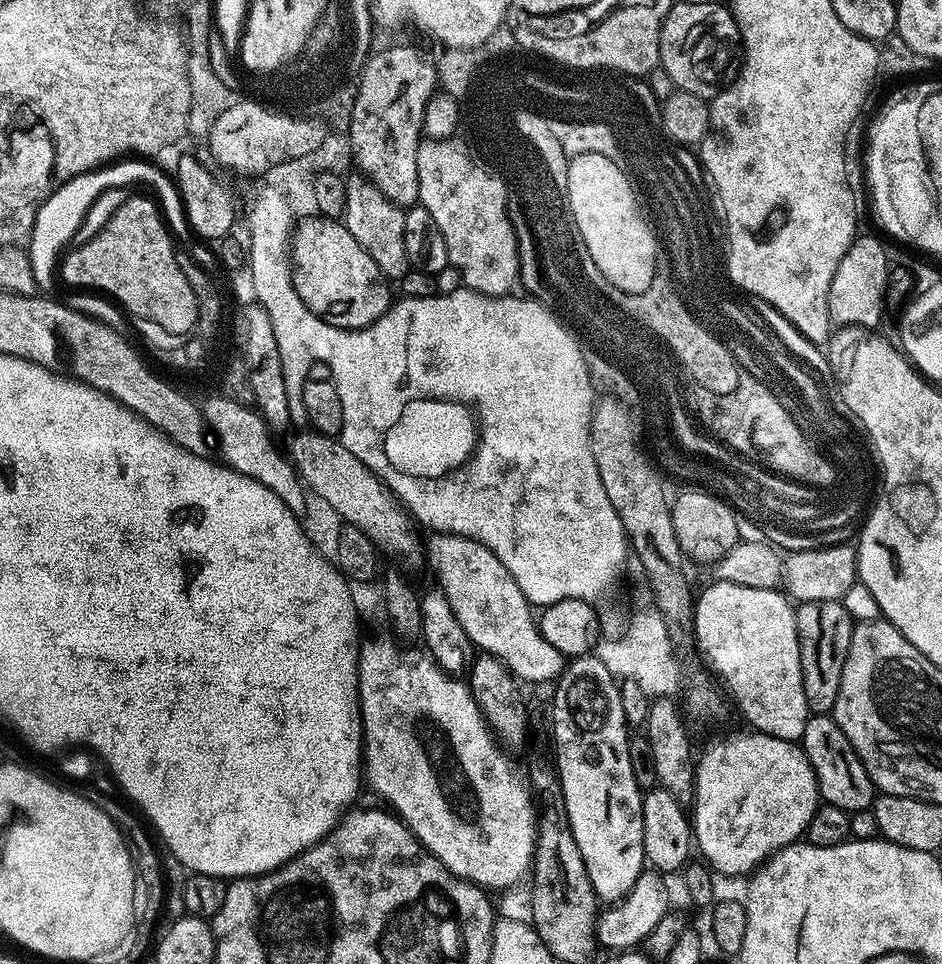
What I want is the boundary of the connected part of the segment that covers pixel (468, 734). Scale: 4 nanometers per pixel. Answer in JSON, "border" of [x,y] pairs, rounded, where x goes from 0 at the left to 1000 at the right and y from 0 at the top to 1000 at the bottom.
{"border":[[[395,668],[383,671],[382,674],[382,748],[386,754],[386,781],[389,807],[395,811],[395,817],[409,830],[411,837],[424,846],[432,859],[444,868],[450,881],[461,886],[484,909],[497,913],[500,917],[507,917],[515,923],[534,923],[542,921],[552,908],[564,901],[569,887],[569,843],[567,830],[562,818],[548,807],[542,797],[537,793],[532,775],[524,769],[524,765],[514,749],[514,742],[501,722],[501,716],[496,709],[476,700],[466,689],[458,684],[449,683],[443,689],[432,689],[425,682],[425,676],[416,668]]]}

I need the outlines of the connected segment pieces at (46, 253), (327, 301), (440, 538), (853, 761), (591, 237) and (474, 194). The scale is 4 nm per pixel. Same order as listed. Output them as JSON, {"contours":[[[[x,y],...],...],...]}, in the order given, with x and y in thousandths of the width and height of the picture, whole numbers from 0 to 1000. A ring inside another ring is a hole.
{"contours":[[[[132,164],[126,168],[120,168],[114,172],[105,173],[101,177],[83,180],[77,187],[71,187],[62,197],[45,210],[40,222],[36,226],[34,241],[28,250],[32,276],[36,276],[36,293],[39,300],[47,301],[58,291],[62,286],[62,271],[69,260],[68,255],[77,250],[83,230],[88,229],[101,207],[115,195],[133,195],[138,191],[154,191],[161,195],[160,202],[168,209],[172,223],[177,232],[184,239],[187,247],[201,244],[200,226],[195,223],[195,211],[191,204],[191,198],[187,196],[184,184],[178,183],[165,169],[153,164]]],[[[325,224],[308,245],[310,296],[321,313],[335,328],[343,328],[356,340],[386,340],[417,314],[414,291],[401,280],[401,272],[376,251],[376,243],[360,227]]],[[[463,552],[459,556],[455,562],[452,562],[452,579],[454,577],[455,581],[461,583],[463,598],[467,604],[466,611],[478,626],[483,641],[489,646],[490,654],[499,662],[502,671],[530,683],[542,695],[544,700],[555,709],[589,706],[601,692],[601,683],[575,662],[564,628],[528,577],[505,560],[480,553]]],[[[859,742],[851,765],[851,775],[866,804],[874,833],[890,836],[901,844],[925,839],[928,829],[927,811],[919,803],[911,782],[902,774],[898,761],[894,761],[894,757],[882,742]]],[[[615,158],[603,167],[603,201],[605,218],[614,239],[622,251],[622,257],[627,259],[630,267],[636,272],[639,285],[654,297],[656,301],[675,303],[692,290],[692,245],[687,246],[679,229],[678,220],[673,219],[671,199],[662,191],[662,179],[656,171],[648,168],[648,164],[628,158]]],[[[484,143],[447,144],[444,151],[444,212],[456,218],[461,230],[465,230],[465,239],[469,239],[469,247],[473,247],[476,273],[489,282],[492,298],[517,307],[538,307],[545,302],[544,294],[547,296],[552,286],[548,240],[539,225],[539,196],[525,177],[507,168],[506,163],[497,159],[486,146]]]]}

